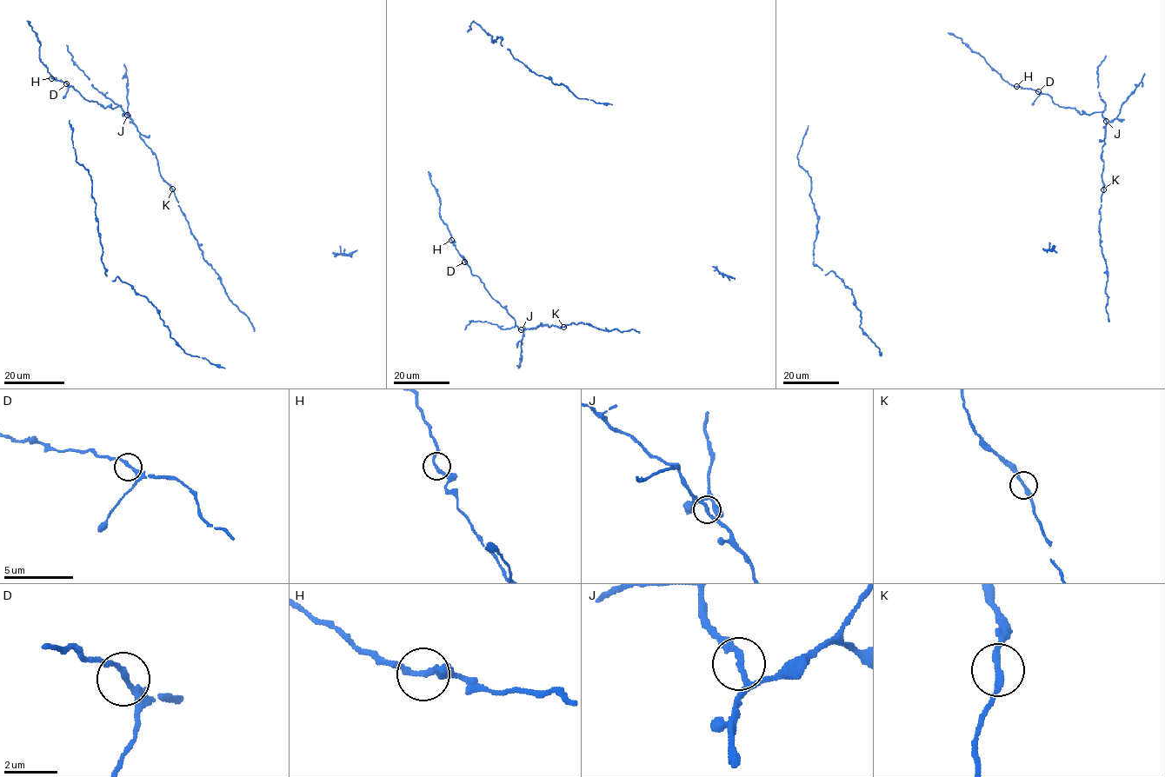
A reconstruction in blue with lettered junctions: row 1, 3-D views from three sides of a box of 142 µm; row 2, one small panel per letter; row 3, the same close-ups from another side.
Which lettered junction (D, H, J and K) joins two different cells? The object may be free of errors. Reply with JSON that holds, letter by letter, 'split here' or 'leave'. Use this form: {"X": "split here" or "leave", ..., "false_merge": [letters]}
{"D": "leave", "H": "leave", "J": "leave", "K": "leave", "false_merge": []}

